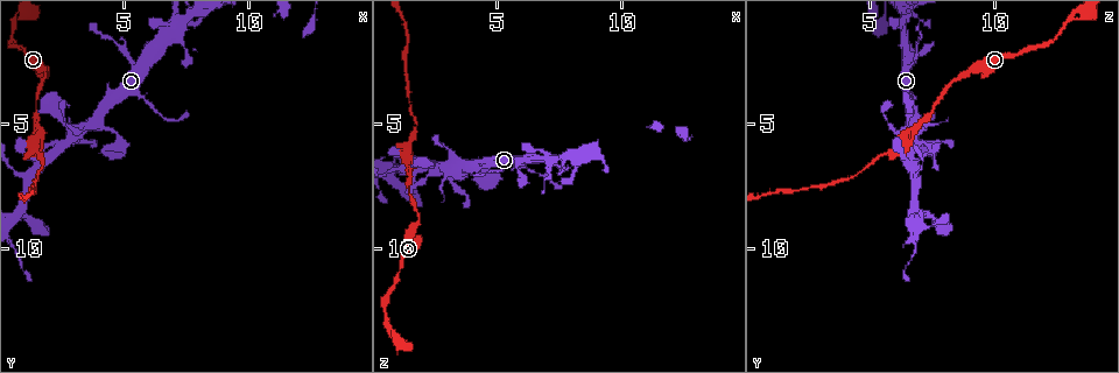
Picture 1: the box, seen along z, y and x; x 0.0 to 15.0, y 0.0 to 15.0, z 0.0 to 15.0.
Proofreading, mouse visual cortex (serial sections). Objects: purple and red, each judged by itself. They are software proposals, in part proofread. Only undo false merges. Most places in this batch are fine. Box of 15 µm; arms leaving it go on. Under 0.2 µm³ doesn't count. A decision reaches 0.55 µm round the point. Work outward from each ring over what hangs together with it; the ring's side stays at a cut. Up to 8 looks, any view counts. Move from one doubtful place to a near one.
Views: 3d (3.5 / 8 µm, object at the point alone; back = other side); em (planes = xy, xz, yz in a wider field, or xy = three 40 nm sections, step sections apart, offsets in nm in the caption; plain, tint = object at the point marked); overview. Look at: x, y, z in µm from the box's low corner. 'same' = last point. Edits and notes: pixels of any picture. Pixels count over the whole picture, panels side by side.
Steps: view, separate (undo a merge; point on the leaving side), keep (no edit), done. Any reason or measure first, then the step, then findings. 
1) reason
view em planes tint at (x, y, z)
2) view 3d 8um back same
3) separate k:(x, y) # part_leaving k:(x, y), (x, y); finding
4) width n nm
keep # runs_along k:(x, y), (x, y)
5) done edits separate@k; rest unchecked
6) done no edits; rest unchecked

view 3d 3.5um back at (1.7, 2.8, 9.2)

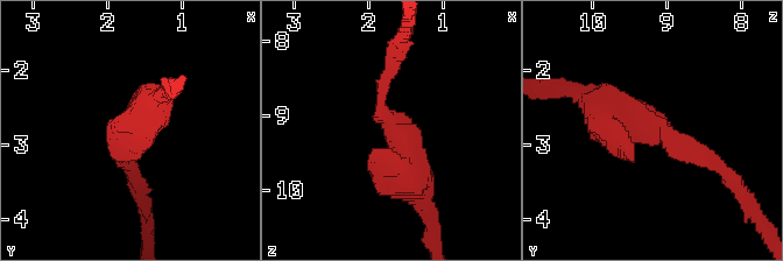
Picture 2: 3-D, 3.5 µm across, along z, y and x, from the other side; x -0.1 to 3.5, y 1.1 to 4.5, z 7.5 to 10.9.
shape alone is not enough
view em xy step 2 tint at (1.65, 2.80, 9.10)

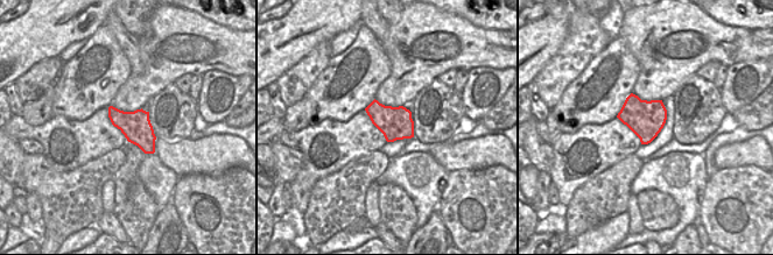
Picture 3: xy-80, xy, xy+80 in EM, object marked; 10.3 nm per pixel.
arm_widths 200, 500 nm
keep # runs_along 2:(594, 101), (717, 163); continuous, no second cell

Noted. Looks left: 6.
thin arm on a thick one
view 3d 8um at (7.2, 1.0, 6.4)

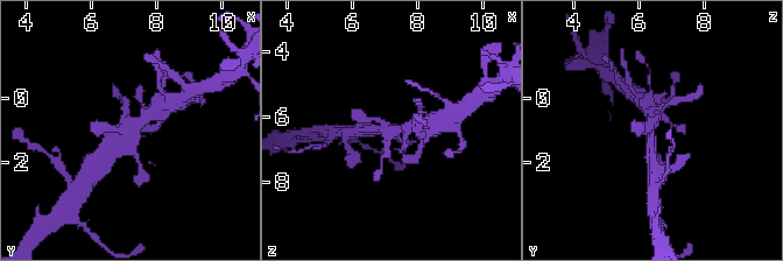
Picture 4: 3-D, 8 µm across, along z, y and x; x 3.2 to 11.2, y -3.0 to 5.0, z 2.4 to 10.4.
need the tissue
view em xy step 3 tint at (7.2, 1.1, 6.3)

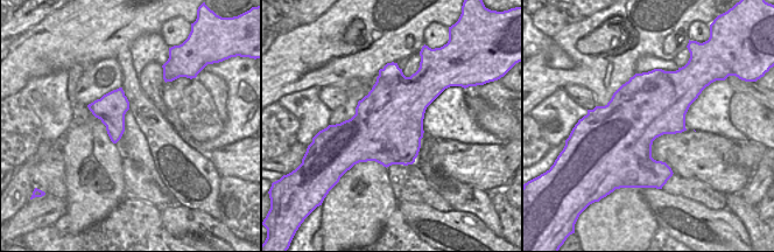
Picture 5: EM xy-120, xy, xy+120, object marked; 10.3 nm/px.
keep # runs_along 4:(101, 156), (154, 107); one cell here

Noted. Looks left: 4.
sudden change in width
view 3d 3.5um at (1.4, 5.5, 6.7)

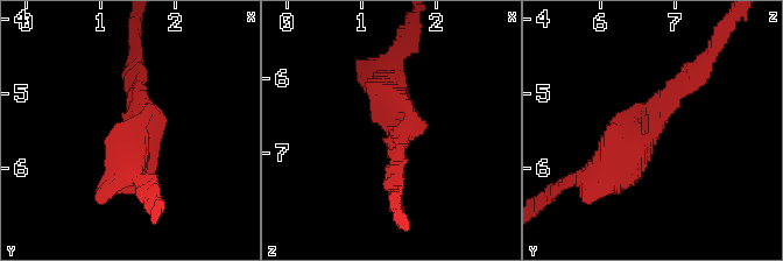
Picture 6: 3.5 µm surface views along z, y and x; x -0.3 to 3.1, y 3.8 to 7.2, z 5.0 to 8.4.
now the EM
view em xy step 1 tint at (1.40, 5.55, 6.70)

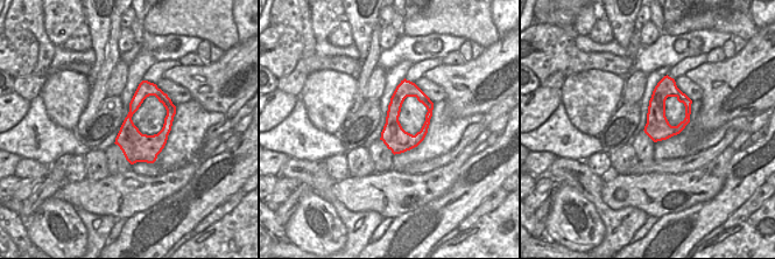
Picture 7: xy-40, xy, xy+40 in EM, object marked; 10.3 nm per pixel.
arm_widths 200, 500 nm
keep # runs_along 7:(153, 86), (128, 117), (132, 160); all the same cell

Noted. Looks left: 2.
done no edits; rest unchecked

